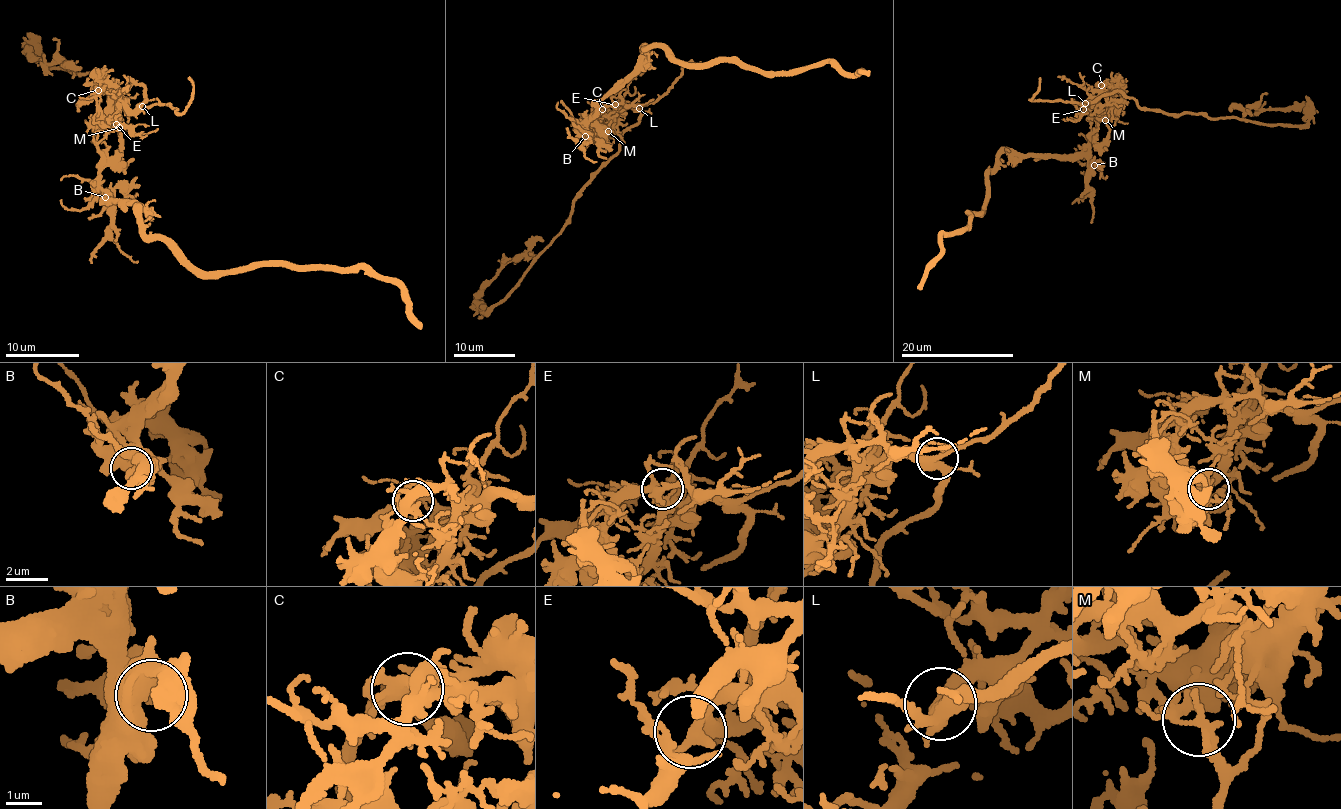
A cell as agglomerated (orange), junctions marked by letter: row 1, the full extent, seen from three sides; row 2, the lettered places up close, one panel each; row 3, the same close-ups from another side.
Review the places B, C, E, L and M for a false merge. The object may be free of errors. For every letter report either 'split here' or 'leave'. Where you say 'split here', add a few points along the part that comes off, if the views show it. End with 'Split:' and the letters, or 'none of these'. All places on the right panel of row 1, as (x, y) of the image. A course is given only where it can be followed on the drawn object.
B: leave
C: leave
E: leave
L: leave
M: split here; course (1106, 121), (1111, 104), (1107, 95), (1118, 91), (1137, 105), (1169, 114), (1305, 124), (1302, 107), (1230, 110)
Split: M

